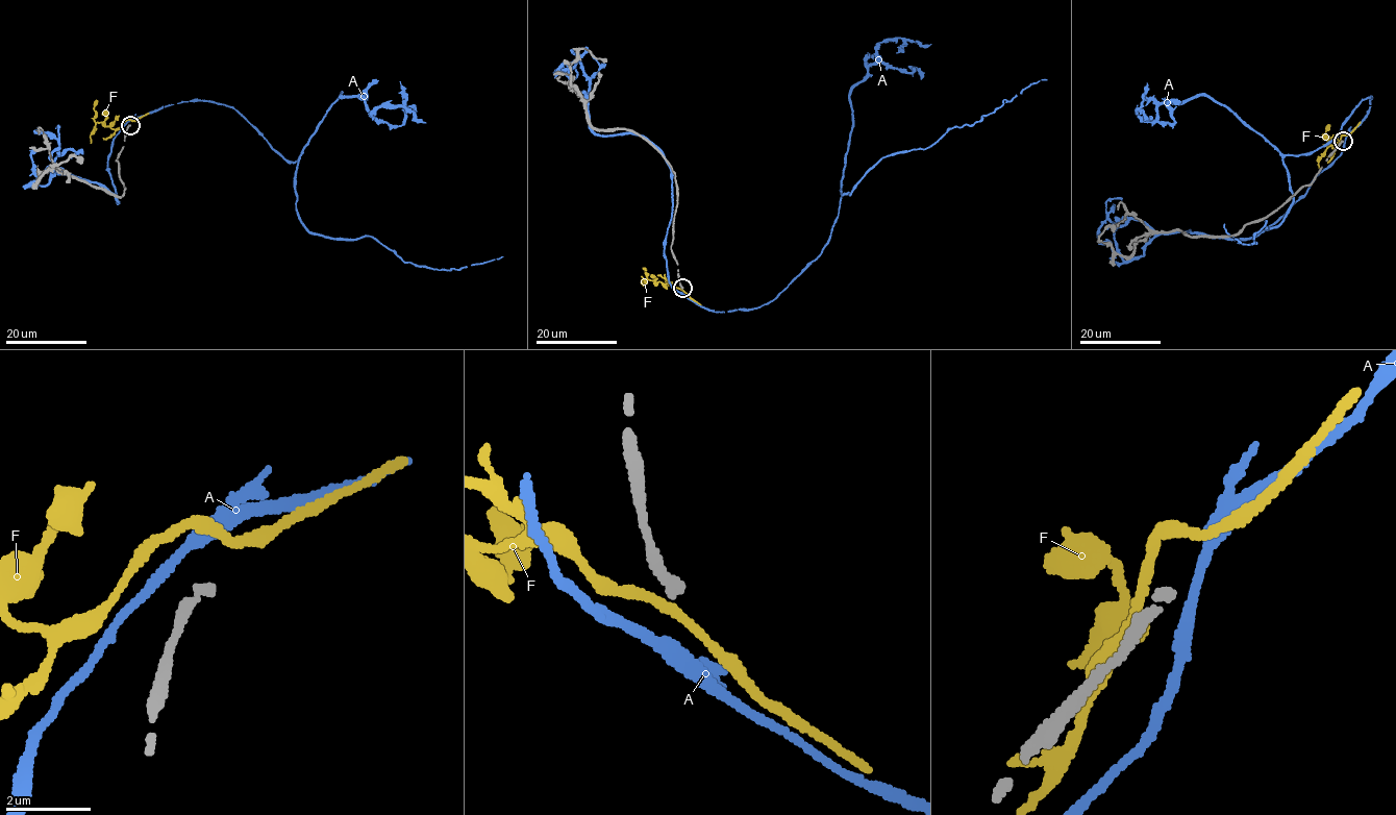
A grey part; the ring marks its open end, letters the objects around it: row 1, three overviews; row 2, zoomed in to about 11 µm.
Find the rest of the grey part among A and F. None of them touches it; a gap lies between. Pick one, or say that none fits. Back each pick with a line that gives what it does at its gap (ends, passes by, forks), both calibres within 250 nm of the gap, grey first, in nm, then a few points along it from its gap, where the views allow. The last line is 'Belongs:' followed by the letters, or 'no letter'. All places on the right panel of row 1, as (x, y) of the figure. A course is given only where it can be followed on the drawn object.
Belongs: no letter

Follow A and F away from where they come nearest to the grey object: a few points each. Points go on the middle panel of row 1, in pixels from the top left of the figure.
A: (679, 291), (718, 312), (771, 301), (821, 253), (842, 192), (885, 156), (931, 146), (1047, 79)
F: (683, 291), (669, 283), (648, 279), (643, 268), (646, 270)

